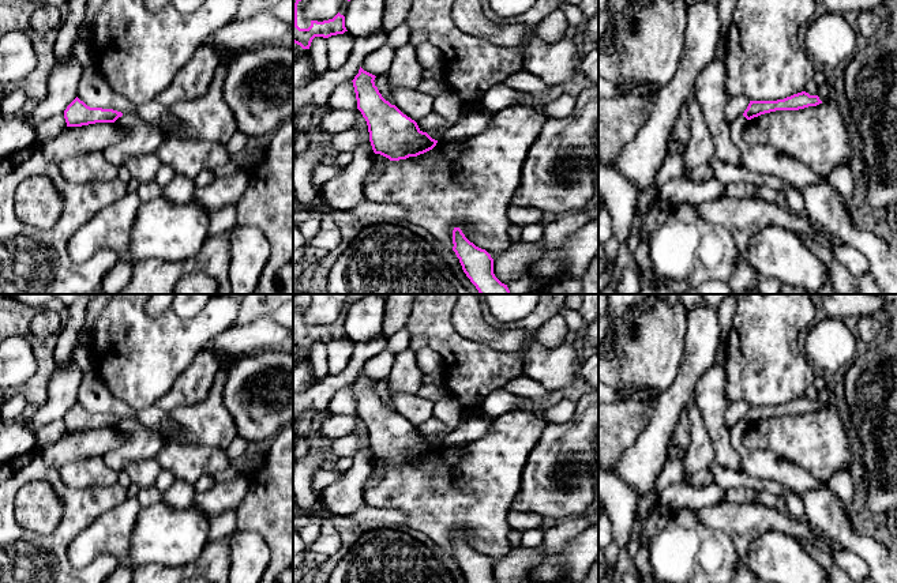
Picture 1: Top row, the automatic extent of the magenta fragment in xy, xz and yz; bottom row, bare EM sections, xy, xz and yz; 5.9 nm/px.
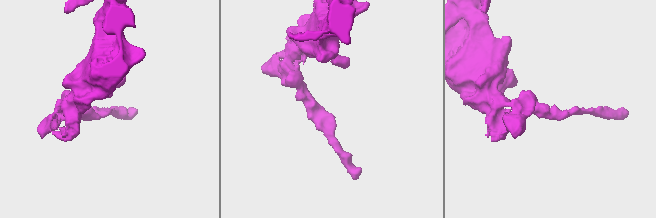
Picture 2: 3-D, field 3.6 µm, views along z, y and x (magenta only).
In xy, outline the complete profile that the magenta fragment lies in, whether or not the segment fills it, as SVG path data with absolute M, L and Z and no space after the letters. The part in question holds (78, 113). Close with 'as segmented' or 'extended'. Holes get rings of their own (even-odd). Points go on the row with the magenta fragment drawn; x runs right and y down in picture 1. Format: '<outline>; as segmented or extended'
M78 97L64 110L67 127L82 127L95 123L115 123L123 113L113 109L90 108Z; as segmented

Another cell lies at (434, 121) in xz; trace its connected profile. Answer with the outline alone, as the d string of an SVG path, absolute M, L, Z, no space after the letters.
M431 112L427 117L420 120L417 123L420 131L423 132L435 132L435 131L446 131L453 124L450 124L446 119L443 119L440 114Z

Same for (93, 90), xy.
M95 67L85 68L78 84L78 98L90 108L113 109L123 114L135 113L136 106L116 94Z

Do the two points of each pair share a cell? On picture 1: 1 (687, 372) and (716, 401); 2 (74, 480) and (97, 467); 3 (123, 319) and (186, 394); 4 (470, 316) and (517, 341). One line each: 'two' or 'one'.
1: two
2: one
3: two
4: one

